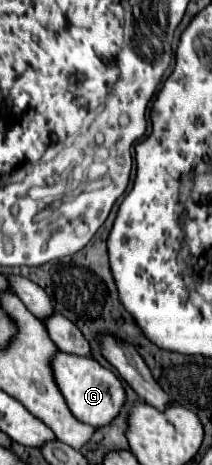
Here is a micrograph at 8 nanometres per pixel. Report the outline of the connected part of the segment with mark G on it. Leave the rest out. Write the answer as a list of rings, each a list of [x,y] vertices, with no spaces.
[[[56,351],[50,361],[54,381],[66,399],[68,409],[76,419],[82,423],[88,423],[92,427],[104,427],[108,425],[120,411],[124,403],[124,389],[120,385],[120,379],[106,367],[102,367],[98,361],[92,357],[80,357],[80,355],[70,355],[64,351]]]

